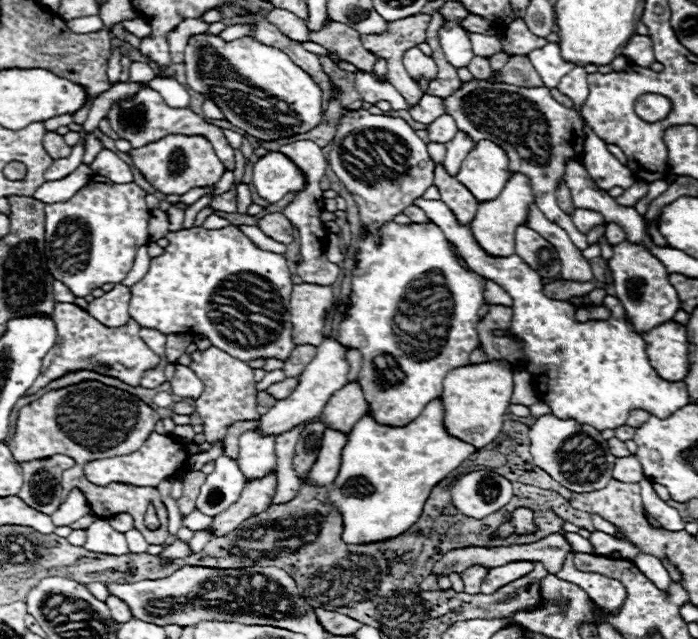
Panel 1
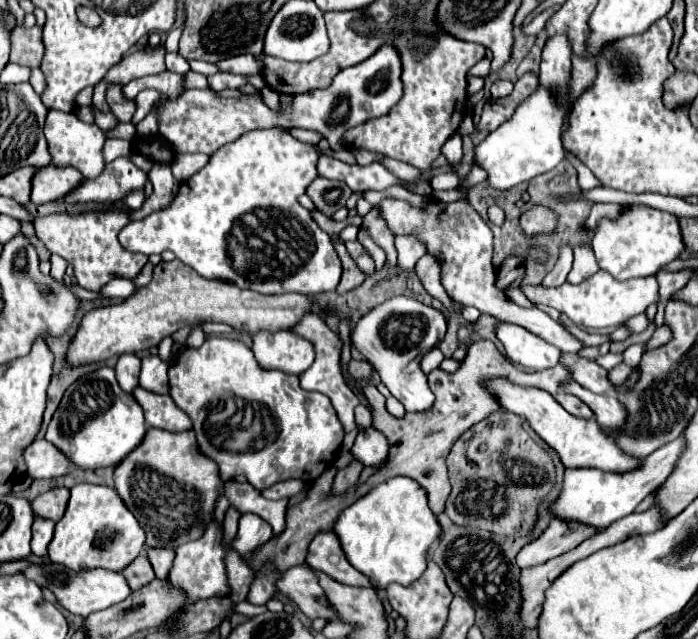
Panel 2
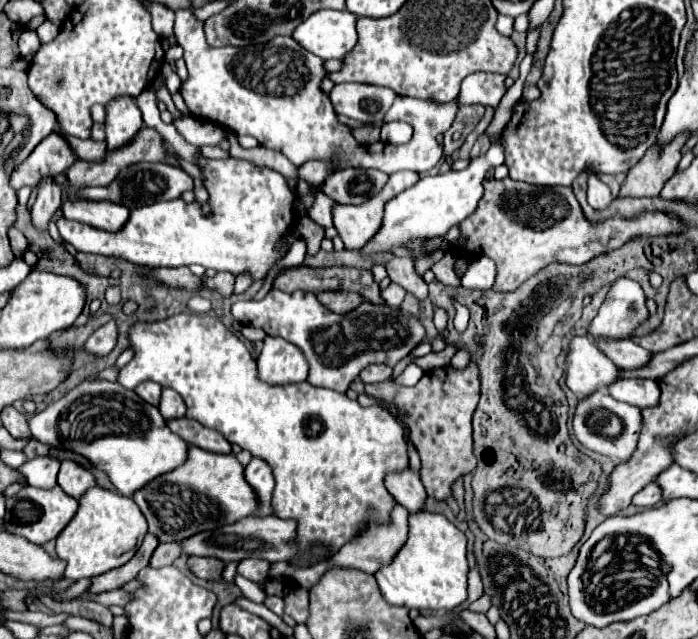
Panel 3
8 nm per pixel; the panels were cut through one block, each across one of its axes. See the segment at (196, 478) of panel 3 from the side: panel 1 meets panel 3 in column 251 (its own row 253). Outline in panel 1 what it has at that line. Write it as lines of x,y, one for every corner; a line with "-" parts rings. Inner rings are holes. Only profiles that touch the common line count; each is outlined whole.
512,174
508,184
504,186
502,194
496,200
488,200
482,202
478,206
478,212
474,216
474,220
470,222
472,228
472,236
478,242
480,248
484,248
484,252
488,256
498,256
498,258
506,258
514,254
514,230
526,222
528,216
528,204
534,202
528,178
524,174

